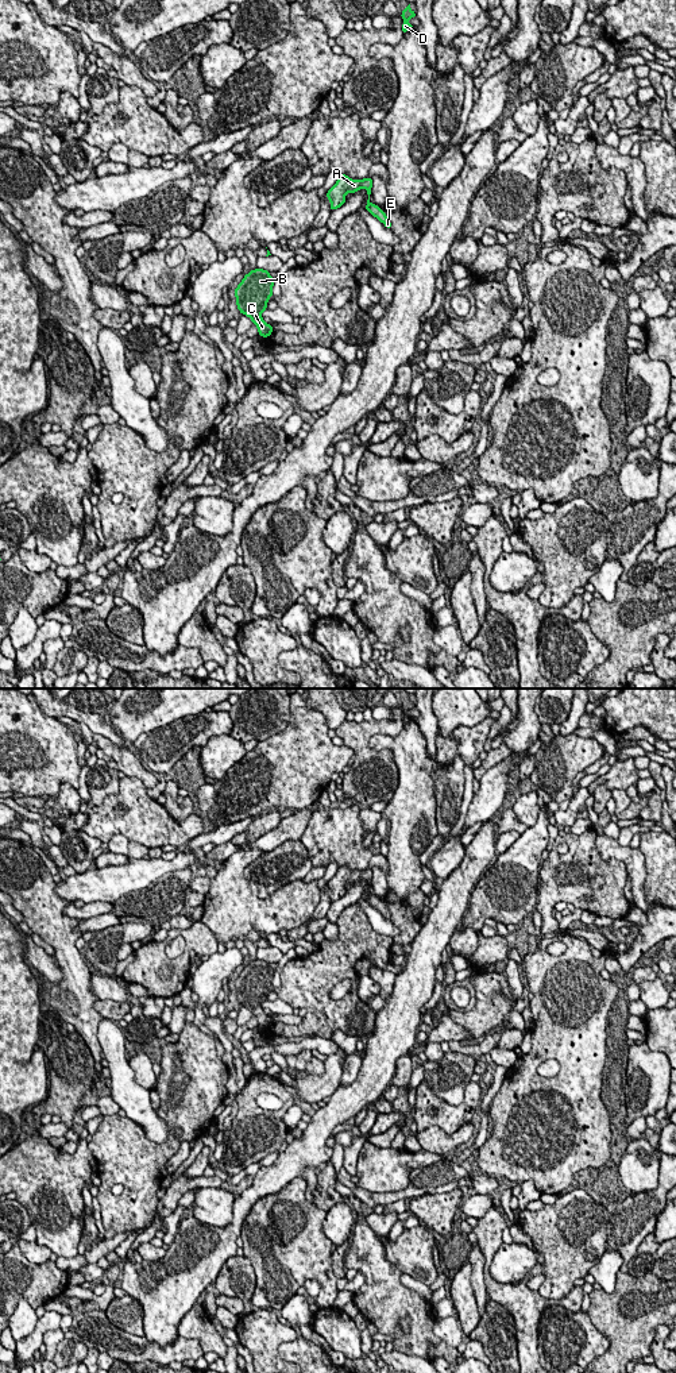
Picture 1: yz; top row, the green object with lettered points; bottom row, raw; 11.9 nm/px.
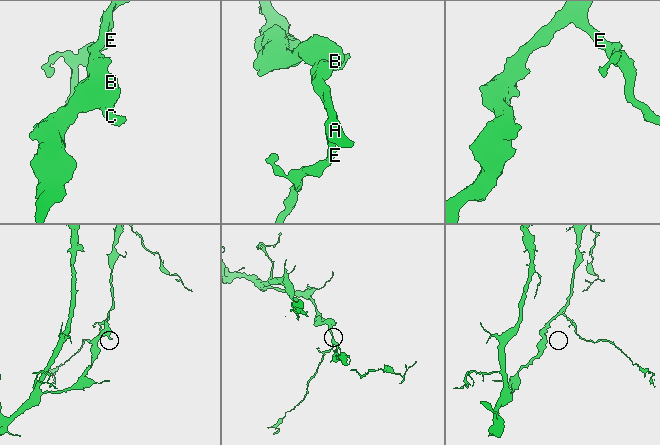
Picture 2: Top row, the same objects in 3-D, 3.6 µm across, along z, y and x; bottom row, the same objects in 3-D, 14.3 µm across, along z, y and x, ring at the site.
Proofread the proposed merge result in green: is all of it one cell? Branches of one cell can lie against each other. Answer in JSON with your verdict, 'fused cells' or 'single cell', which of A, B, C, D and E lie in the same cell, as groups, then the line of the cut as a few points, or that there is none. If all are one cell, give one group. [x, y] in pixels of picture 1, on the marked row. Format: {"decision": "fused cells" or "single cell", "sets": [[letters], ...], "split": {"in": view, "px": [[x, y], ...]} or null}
{"decision": "single cell", "sets": [["A", "B", "C", "D", "E"]], "split": null}

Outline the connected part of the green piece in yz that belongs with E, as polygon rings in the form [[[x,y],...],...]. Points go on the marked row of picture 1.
[[[347,174],[339,176],[336,184],[327,192],[327,197],[331,203],[331,211],[340,208],[347,201],[347,193],[355,193],[363,188],[367,190],[366,196],[368,197],[366,211],[383,223],[386,228],[391,230],[391,223],[386,213],[376,204],[370,203],[372,178],[352,180]]]

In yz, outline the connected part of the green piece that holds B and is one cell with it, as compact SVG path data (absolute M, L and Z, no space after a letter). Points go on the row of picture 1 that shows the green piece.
M255 269L246 274L237 288L233 289L237 309L242 315L251 319L262 338L273 333L271 324L267 324L262 317L273 296L273 286L274 278L270 275L270 271Z

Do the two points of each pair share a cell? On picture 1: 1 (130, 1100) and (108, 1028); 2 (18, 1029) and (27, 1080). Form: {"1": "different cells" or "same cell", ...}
{"1": "same cell", "2": "same cell"}

